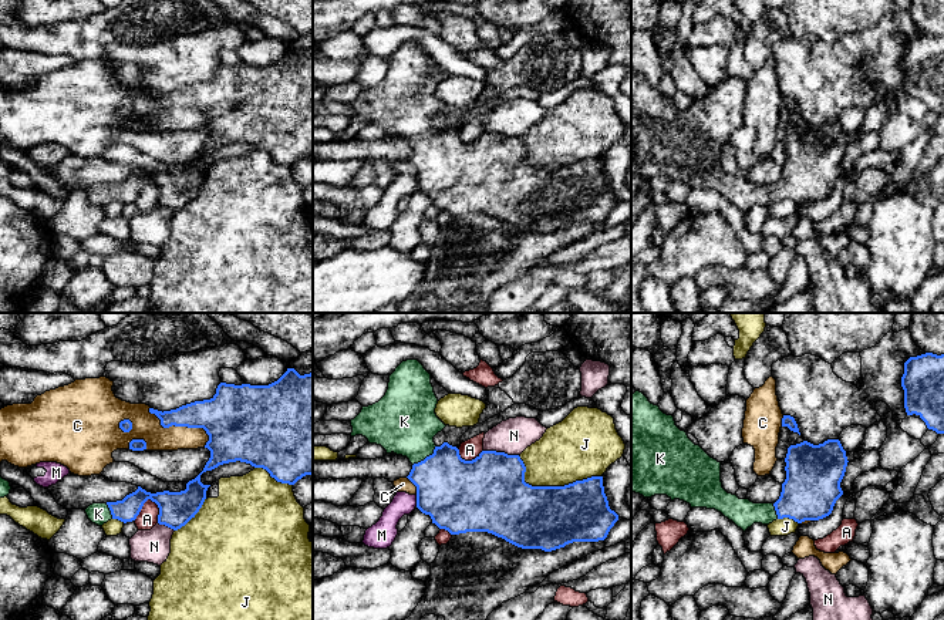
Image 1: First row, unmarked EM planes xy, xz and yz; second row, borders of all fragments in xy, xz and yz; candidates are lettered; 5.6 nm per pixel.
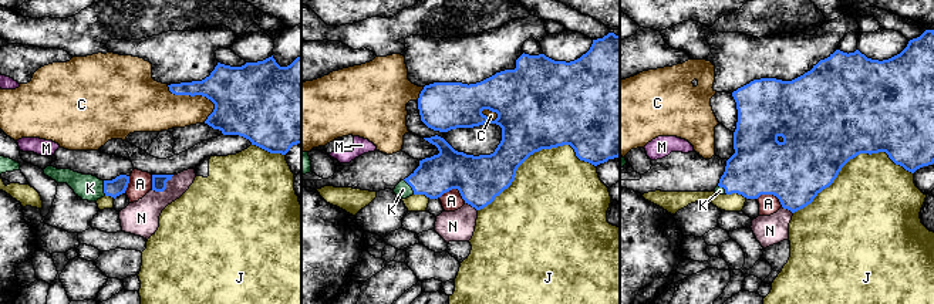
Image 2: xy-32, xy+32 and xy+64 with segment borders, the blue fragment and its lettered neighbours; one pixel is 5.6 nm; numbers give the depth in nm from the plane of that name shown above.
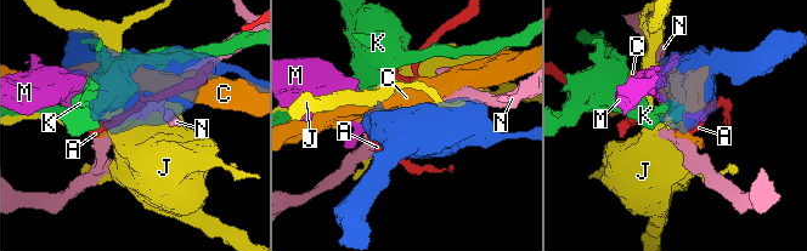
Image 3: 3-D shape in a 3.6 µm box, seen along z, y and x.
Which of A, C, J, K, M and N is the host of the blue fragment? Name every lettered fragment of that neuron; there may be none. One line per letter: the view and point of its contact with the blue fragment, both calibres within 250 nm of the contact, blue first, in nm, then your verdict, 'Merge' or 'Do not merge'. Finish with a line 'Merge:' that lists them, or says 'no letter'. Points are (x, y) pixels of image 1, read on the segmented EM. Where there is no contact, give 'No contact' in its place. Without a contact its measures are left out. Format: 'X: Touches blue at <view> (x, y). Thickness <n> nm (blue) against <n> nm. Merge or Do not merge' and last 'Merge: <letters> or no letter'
A: Touches blue at xy (142, 505). Thickness 190 nm (blue) against 110 nm. Do not merge
C: Touches blue at xy (179, 425). Thickness 240 nm (blue) against 160 nm. Do not merge
J: Touches blue at xz (550, 487). Thickness 360 nm (blue) against 360 nm. Do not merge
K: Touches blue at xz (427, 457). Thickness 380 nm (blue) against 360 nm. Merge
M: Touches blue at xz (417, 501). Thickness 400 nm (blue) against 140 nm. Do not merge
N: Touches blue at xz (501, 452). Thickness 420 nm (blue) against 200 nm. Do not merge
Merge: K

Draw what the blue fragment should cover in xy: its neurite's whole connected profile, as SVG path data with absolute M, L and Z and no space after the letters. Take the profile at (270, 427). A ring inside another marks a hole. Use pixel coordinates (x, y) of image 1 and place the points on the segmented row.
M287 368L277 381L269 385L220 383L210 400L195 401L163 412L149 408L149 412L161 419L163 428L172 425L203 428L209 435L205 448L210 451L210 458L203 471L186 483L185 491L151 493L138 486L122 501L90 505L85 513L98 526L111 519L124 523L135 520L144 503L151 499L159 508L158 523L178 530L195 518L206 499L210 485L203 485L200 475L229 462L240 461L263 468L277 482L289 485L294 485L306 475L313 475L313 371L300 375L294 368Z

